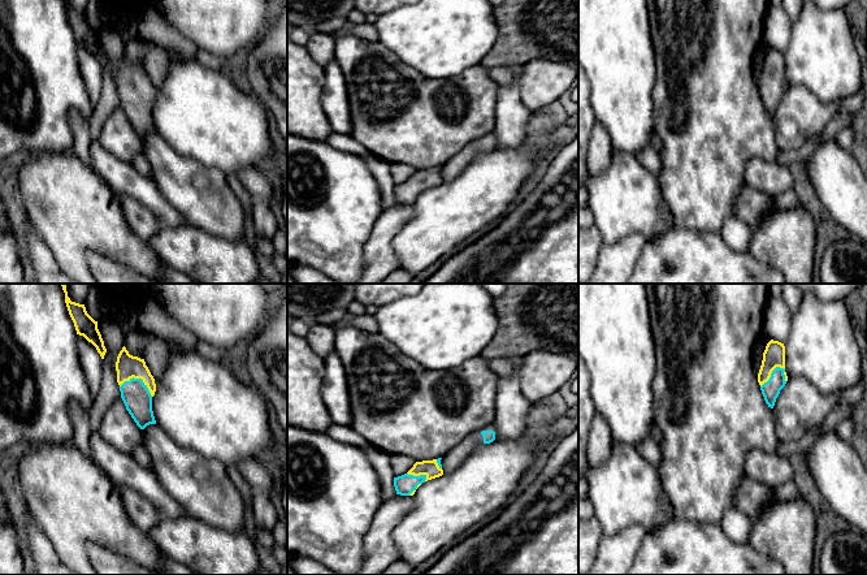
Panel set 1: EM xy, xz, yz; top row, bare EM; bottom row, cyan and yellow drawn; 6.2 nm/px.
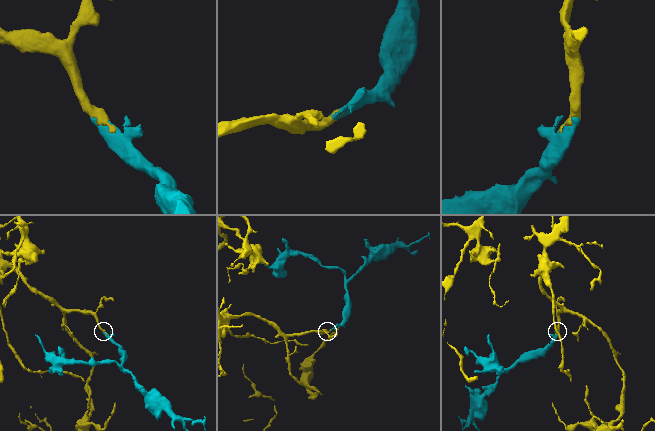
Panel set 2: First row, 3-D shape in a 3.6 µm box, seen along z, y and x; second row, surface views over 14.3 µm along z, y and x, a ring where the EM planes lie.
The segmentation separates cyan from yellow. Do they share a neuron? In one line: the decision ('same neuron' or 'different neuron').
same neuron

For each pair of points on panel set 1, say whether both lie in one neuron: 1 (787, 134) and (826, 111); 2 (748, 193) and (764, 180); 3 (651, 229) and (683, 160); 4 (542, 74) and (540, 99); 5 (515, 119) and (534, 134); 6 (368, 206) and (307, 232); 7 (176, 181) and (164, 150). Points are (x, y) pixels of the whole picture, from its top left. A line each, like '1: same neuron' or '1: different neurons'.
1: same neuron
2: different neurons
3: different neurons
4: same neuron
5: different neurons
6: same neuron
7: same neuron

